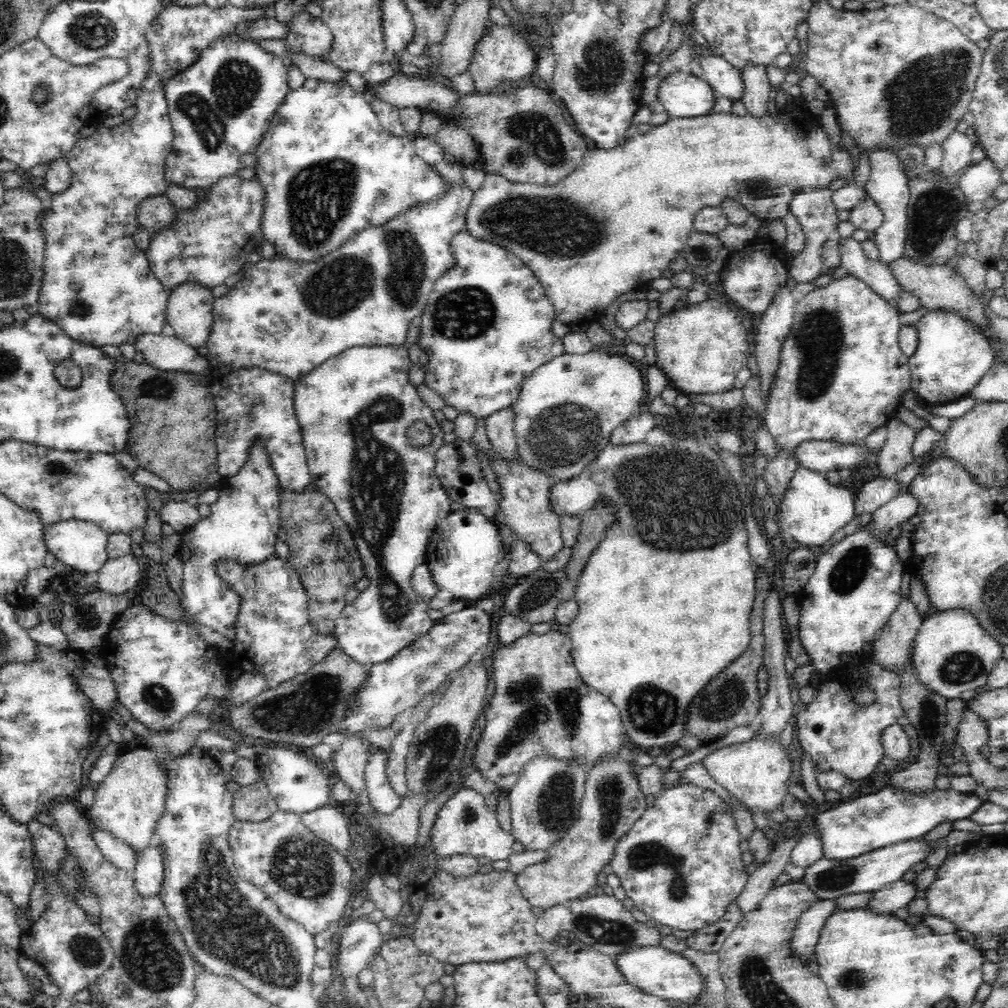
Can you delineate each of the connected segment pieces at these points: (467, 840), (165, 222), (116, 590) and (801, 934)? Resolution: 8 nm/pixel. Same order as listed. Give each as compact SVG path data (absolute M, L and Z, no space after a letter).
M462 787L459 789L437 814L431 830L431 838L437 857L449 857L455 854L473 857L486 856L490 860L510 858L514 837L504 827L500 827L497 814L490 810L484 796L476 790Z
M166 194L146 198L137 212L138 226L145 227L149 232L168 227L177 216L177 209Z
M132 553L109 558L98 571L98 587L104 594L124 594L139 583L141 566Z
M832 900L816 901L805 910L796 925L792 949L796 957L810 958L815 954L815 946L826 919L836 911L836 903Z

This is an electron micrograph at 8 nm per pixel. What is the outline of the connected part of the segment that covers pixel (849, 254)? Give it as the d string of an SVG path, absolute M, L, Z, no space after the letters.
M848 237L847 239L839 239L841 252L841 265L846 269L848 275L857 276L860 280L867 282L878 295L882 295L884 299L896 306L898 296L903 289L894 275L890 273L888 264L870 260L864 254L861 243Z

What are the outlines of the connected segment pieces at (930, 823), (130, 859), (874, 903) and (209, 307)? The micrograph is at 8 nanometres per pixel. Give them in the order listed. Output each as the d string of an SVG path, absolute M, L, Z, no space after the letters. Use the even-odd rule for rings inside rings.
M896 787L896 790L882 788L878 792L858 796L852 802L844 802L836 808L830 808L830 810L826 808L826 812L822 814L818 812L816 830L820 834L824 857L830 860L846 861L847 858L856 858L884 846L890 846L892 843L920 838L941 822L970 818L982 804L984 802L973 792L964 794L951 788L919 793L902 789L902 787L899 789Z
M96 827L94 839L98 843L100 852L114 865L121 869L135 870L138 852L130 848L125 842L118 840L113 834Z
M894 880L873 892L872 900L868 907L878 912L890 912L898 908L906 907L914 898L919 896L913 880Z
M204 285L172 288L167 300L167 322L173 336L191 347L204 346L213 329L214 295Z

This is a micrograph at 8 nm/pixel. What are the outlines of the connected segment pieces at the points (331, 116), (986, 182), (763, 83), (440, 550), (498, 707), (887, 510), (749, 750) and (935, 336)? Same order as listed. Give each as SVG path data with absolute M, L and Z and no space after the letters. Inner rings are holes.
M308 78L300 89L291 90L284 98L284 102L276 110L268 133L256 150L255 156L255 178L260 180L260 183L266 187L267 193L267 204L265 205L262 222L264 240L275 246L275 250L278 250L276 253L288 254L288 257L292 254L292 258L299 262L305 262L308 258L318 259L320 254L328 254L332 250L332 246L340 246L340 242L344 242L344 238L349 238L350 235L356 234L357 231L364 229L366 226L382 226L384 222L388 222L398 214L408 212L415 206L432 205L436 201L440 201L446 192L450 190L451 185L448 184L448 180L444 179L444 176L440 175L440 172L436 171L436 168L432 167L431 164L424 163L422 158L416 156L413 136L406 134L406 136L394 137L388 133L381 125L376 112L372 109L367 93L356 92L346 80L334 83Z
M988 157L967 167L956 180L958 189L970 202L985 202L1001 183L1000 173Z
M748 64L742 68L741 77L745 83L745 89L741 96L747 114L761 115L768 110L768 95L772 90L767 66Z
M462 508L451 513L437 523L429 538L424 559L432 582L439 588L440 593L450 593L452 600L463 600L474 604L483 599L492 586L494 566L500 560L500 551L504 550L503 532L495 520L490 520L484 514L470 508Z
M551 630L542 636L530 632L493 652L491 660L494 696L484 710L486 722L476 746L474 766L490 782L494 782L500 792L509 793L516 784L522 767L534 756L544 752L562 760L577 758L589 770L602 756L624 752L623 746L629 736L621 721L619 707L608 696L584 683L571 654L572 640L569 634L562 634L559 630Z
M904 488L902 494L894 496L892 500L888 500L872 512L872 519L865 526L882 539L885 532L896 528L902 522L908 521L916 515L917 508L918 501L913 494L909 493L907 488Z
M779 735L762 740L755 737L743 743L725 746L708 754L702 764L716 784L728 790L731 796L743 802L749 810L762 813L764 810L779 809L783 804L783 798L787 795L786 784L793 767L788 752L780 745Z
M928 309L928 312L915 324L918 331L916 352L909 357L911 369L911 389L920 403L946 404L957 397L970 397L970 390L980 378L990 370L996 362L994 346L984 333L982 325L964 317L960 311L946 311L946 309Z

